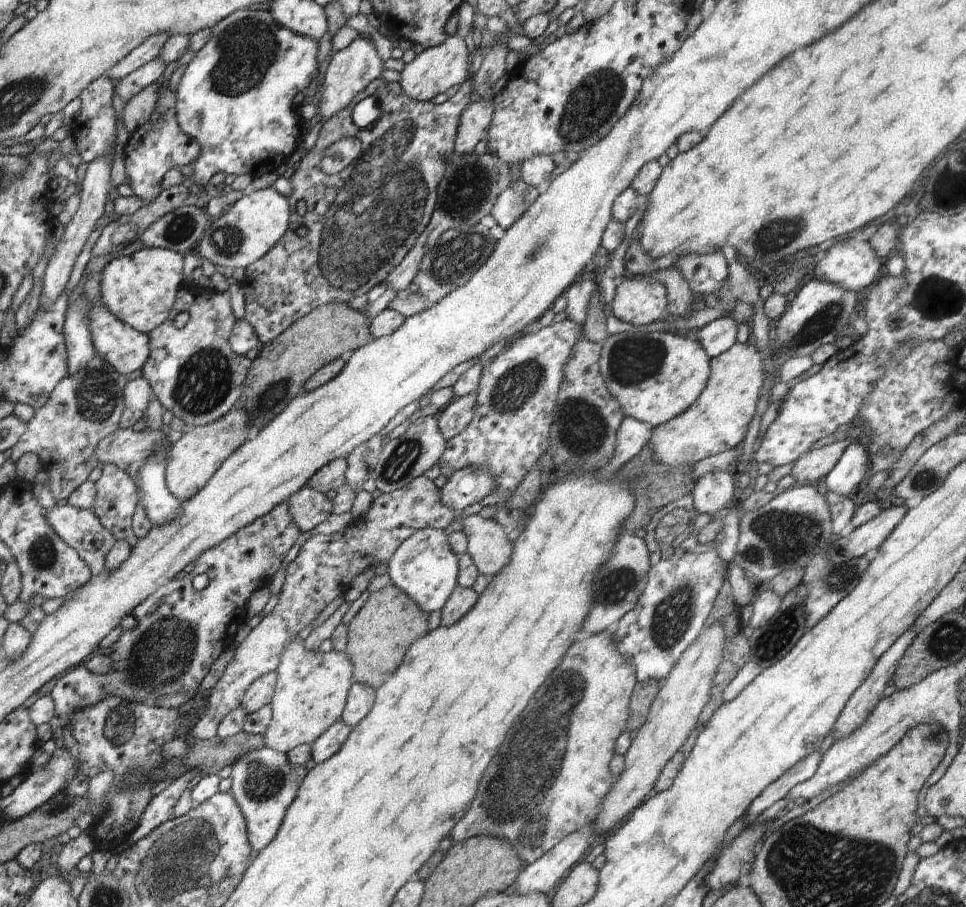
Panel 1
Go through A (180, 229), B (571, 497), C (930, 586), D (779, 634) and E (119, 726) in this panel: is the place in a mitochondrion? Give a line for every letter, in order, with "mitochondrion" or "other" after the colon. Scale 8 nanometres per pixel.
A: mitochondrion
B: other
C: other
D: mitochondrion
E: mitochondrion

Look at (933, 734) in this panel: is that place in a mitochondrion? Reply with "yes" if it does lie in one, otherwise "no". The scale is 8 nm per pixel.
yes

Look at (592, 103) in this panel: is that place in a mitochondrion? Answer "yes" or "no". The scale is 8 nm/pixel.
yes

